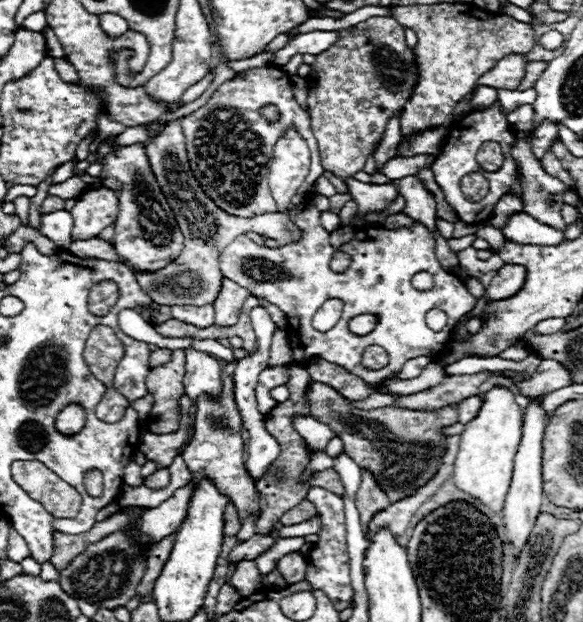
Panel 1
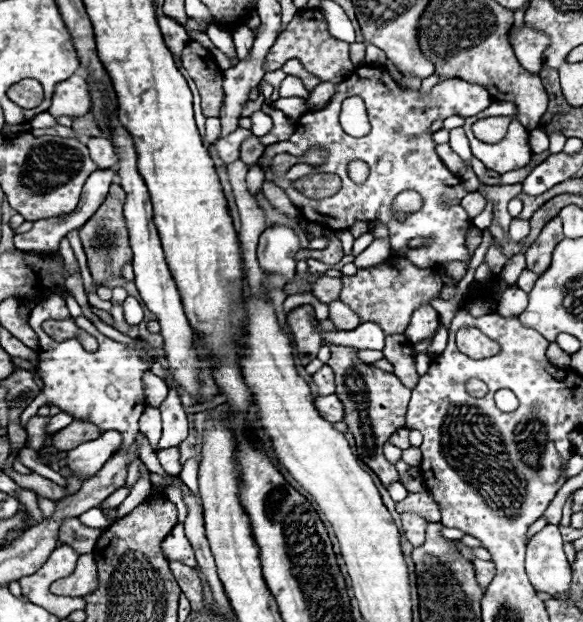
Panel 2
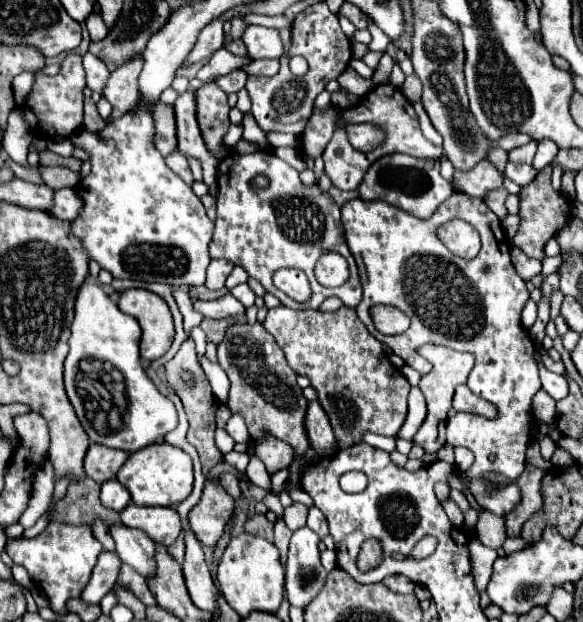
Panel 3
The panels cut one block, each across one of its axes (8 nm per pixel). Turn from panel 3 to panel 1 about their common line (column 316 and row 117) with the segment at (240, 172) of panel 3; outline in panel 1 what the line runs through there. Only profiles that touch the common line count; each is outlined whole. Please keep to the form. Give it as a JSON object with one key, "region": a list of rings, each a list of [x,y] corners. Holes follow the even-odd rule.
{"region":[[[272,64],[264,68],[246,70],[246,78],[224,82],[202,108],[182,118],[182,130],[186,138],[186,150],[188,150],[192,174],[200,182],[208,198],[214,200],[218,208],[240,218],[252,218],[258,214],[278,212],[272,192],[268,188],[268,174],[270,174],[270,162],[272,162],[272,148],[276,146],[278,138],[284,134],[286,128],[296,128],[300,132],[300,136],[308,144],[310,158],[312,158],[310,172],[304,184],[300,186],[298,194],[292,198],[292,206],[298,206],[308,202],[310,186],[324,174],[324,168],[320,164],[316,138],[310,130],[310,118],[296,104],[292,96],[290,76],[282,72],[282,68],[276,68]],[[264,104],[278,106],[282,116],[278,124],[270,126],[266,124],[266,120],[260,118],[258,110]]]}

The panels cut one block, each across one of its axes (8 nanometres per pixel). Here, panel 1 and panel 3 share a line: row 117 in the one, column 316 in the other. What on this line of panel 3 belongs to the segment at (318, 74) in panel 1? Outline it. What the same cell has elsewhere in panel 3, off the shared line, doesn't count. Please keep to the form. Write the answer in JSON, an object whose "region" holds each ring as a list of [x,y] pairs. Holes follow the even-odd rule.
{"region":[[[280,306],[268,310],[264,328],[276,338],[290,368],[296,374],[304,374],[318,392],[318,402],[334,428],[338,450],[358,444],[366,432],[398,434],[408,412],[406,396],[410,384],[384,356],[382,344],[364,328],[354,308],[342,306],[336,312],[322,312]]]}

